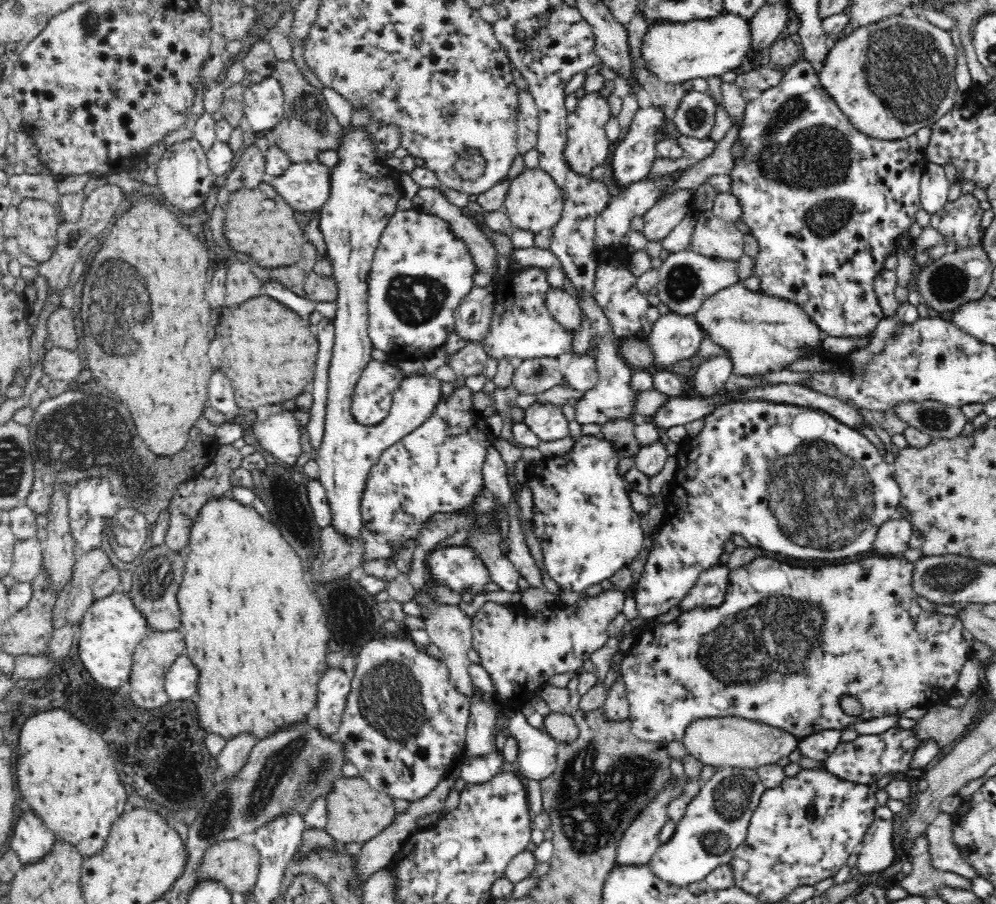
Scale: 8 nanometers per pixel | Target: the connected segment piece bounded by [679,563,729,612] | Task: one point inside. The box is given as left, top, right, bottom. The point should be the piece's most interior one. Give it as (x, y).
(710, 588)

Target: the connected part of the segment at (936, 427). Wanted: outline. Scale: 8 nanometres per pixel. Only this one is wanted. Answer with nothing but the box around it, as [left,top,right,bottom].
[894,400,968,440]

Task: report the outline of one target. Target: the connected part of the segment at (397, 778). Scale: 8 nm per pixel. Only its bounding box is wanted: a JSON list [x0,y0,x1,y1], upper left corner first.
[334,635,470,803]

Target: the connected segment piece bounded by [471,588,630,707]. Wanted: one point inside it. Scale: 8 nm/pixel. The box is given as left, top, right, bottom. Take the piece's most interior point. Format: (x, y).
(521, 653)

